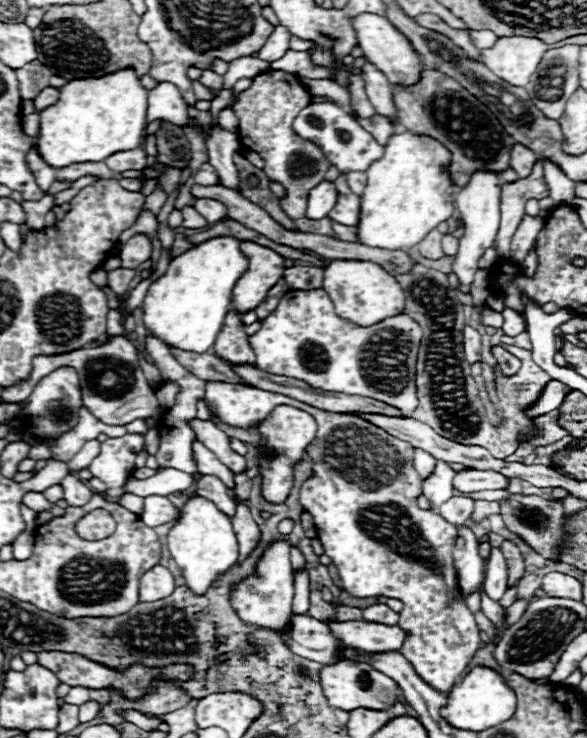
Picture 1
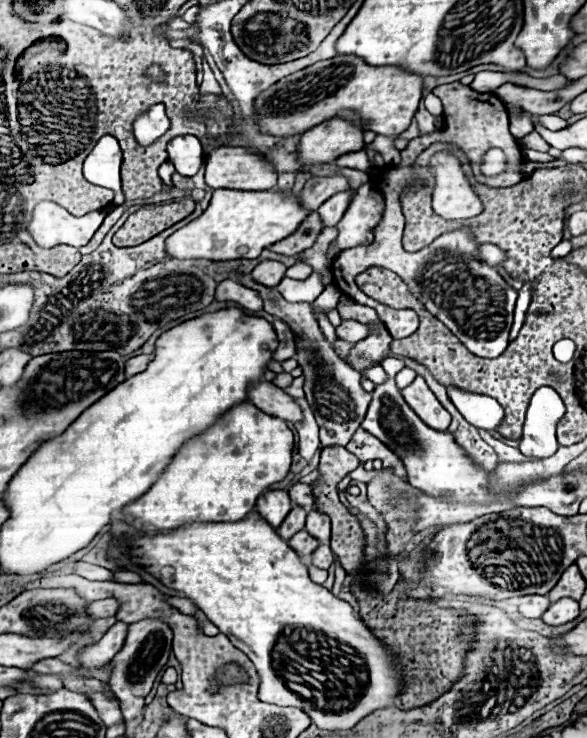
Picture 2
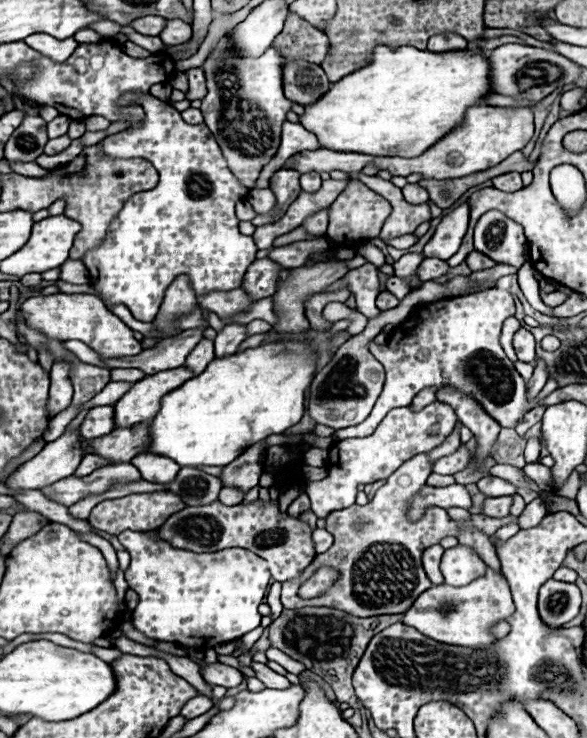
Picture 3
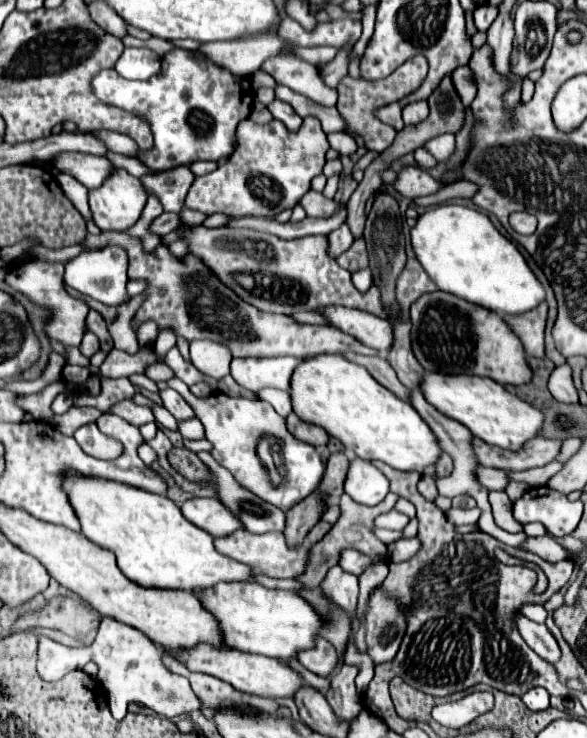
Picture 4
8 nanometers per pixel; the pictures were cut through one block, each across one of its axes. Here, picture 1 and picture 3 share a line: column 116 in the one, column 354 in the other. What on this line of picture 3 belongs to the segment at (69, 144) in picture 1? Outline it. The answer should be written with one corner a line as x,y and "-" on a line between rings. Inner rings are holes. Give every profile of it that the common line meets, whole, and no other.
378,46
372,52
372,60
364,68
352,72
352,76
344,76
344,80
336,82
320,102
308,106
306,114
300,116
300,124
318,136
322,148
338,152
364,152
372,156
414,158
458,128
470,106
482,106
484,98
494,94
490,88
490,70
488,56
482,50
428,52
414,46

